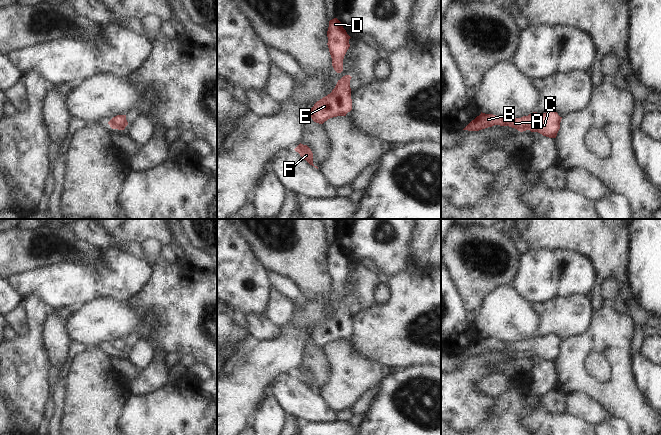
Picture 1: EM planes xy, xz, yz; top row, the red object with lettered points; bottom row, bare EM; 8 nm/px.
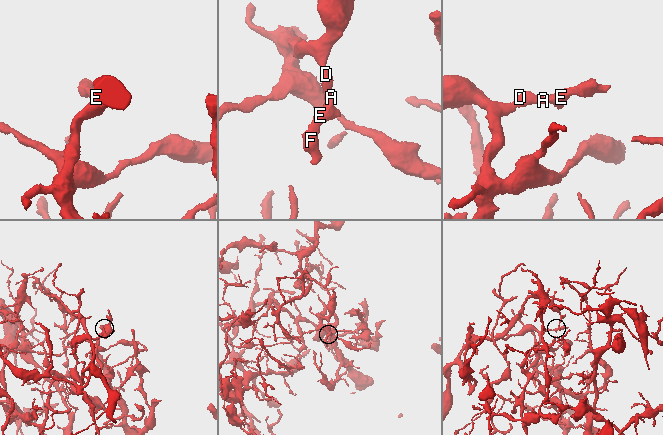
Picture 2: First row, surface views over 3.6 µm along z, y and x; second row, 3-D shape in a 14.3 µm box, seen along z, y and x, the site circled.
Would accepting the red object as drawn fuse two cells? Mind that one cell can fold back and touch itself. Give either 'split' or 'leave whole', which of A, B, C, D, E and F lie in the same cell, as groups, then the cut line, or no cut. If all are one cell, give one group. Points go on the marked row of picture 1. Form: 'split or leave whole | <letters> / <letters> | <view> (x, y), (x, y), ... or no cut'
leave whole | A B C D E F | no cut

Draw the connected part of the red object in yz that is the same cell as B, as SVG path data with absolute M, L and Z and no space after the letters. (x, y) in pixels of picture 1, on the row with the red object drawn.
M556 111L546 113L533 112L528 116L515 119L503 119L493 114L482 113L472 120L463 130L479 131L494 125L509 126L520 132L530 130L549 138L556 138L562 117Z

